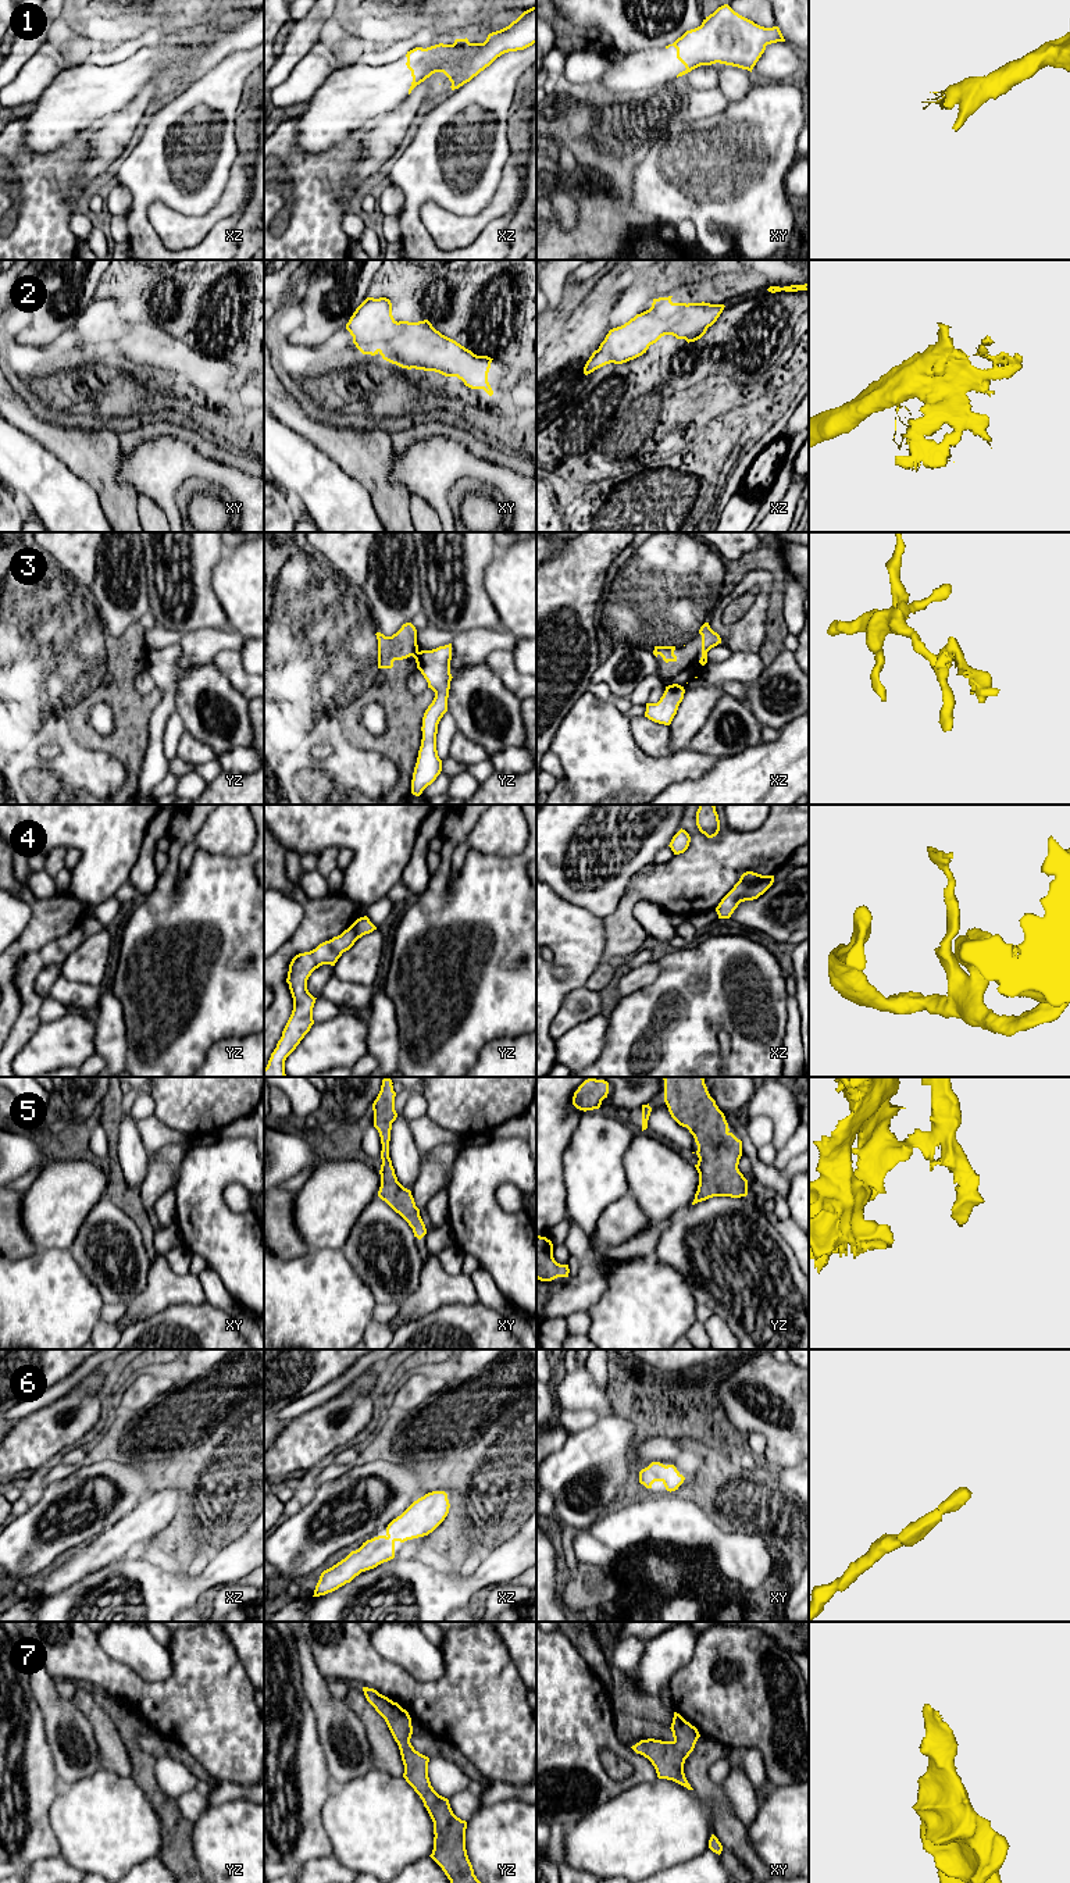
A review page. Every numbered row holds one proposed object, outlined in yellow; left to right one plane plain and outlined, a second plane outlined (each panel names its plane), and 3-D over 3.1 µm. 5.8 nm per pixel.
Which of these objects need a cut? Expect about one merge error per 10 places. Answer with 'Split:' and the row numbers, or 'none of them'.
Split: 3

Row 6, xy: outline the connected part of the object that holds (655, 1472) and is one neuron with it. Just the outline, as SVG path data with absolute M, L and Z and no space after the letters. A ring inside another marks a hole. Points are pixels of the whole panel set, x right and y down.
M652 1462L648 1467L639 1472L639 1483L646 1488L652 1488L655 1481L661 1481L667 1491L675 1491L684 1483L685 1477L674 1465L663 1465Z

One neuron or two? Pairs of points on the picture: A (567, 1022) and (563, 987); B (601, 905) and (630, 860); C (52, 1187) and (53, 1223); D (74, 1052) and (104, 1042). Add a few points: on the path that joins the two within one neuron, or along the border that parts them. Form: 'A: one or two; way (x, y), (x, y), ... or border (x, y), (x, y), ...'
A: two; border (584, 985), (573, 990), (566, 997), (550, 1026)
B: one; way (601, 894), (601, 888), (619, 870)
C: one; way (53, 1195), (53, 1215)
D: two; border (97, 1017), (95, 1054)

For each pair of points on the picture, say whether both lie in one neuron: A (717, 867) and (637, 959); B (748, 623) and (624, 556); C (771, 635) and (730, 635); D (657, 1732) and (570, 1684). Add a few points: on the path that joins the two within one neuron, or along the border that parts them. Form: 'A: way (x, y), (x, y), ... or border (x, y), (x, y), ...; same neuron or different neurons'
A: border (641, 948), (630, 956); different neurons
B: border (731, 591), (720, 599), (708, 620), (720, 638); different neurons
C: border (769, 603), (764, 641), (758, 652); different neurons
D: border (614, 1714), (614, 1732), (628, 1744); different neurons

